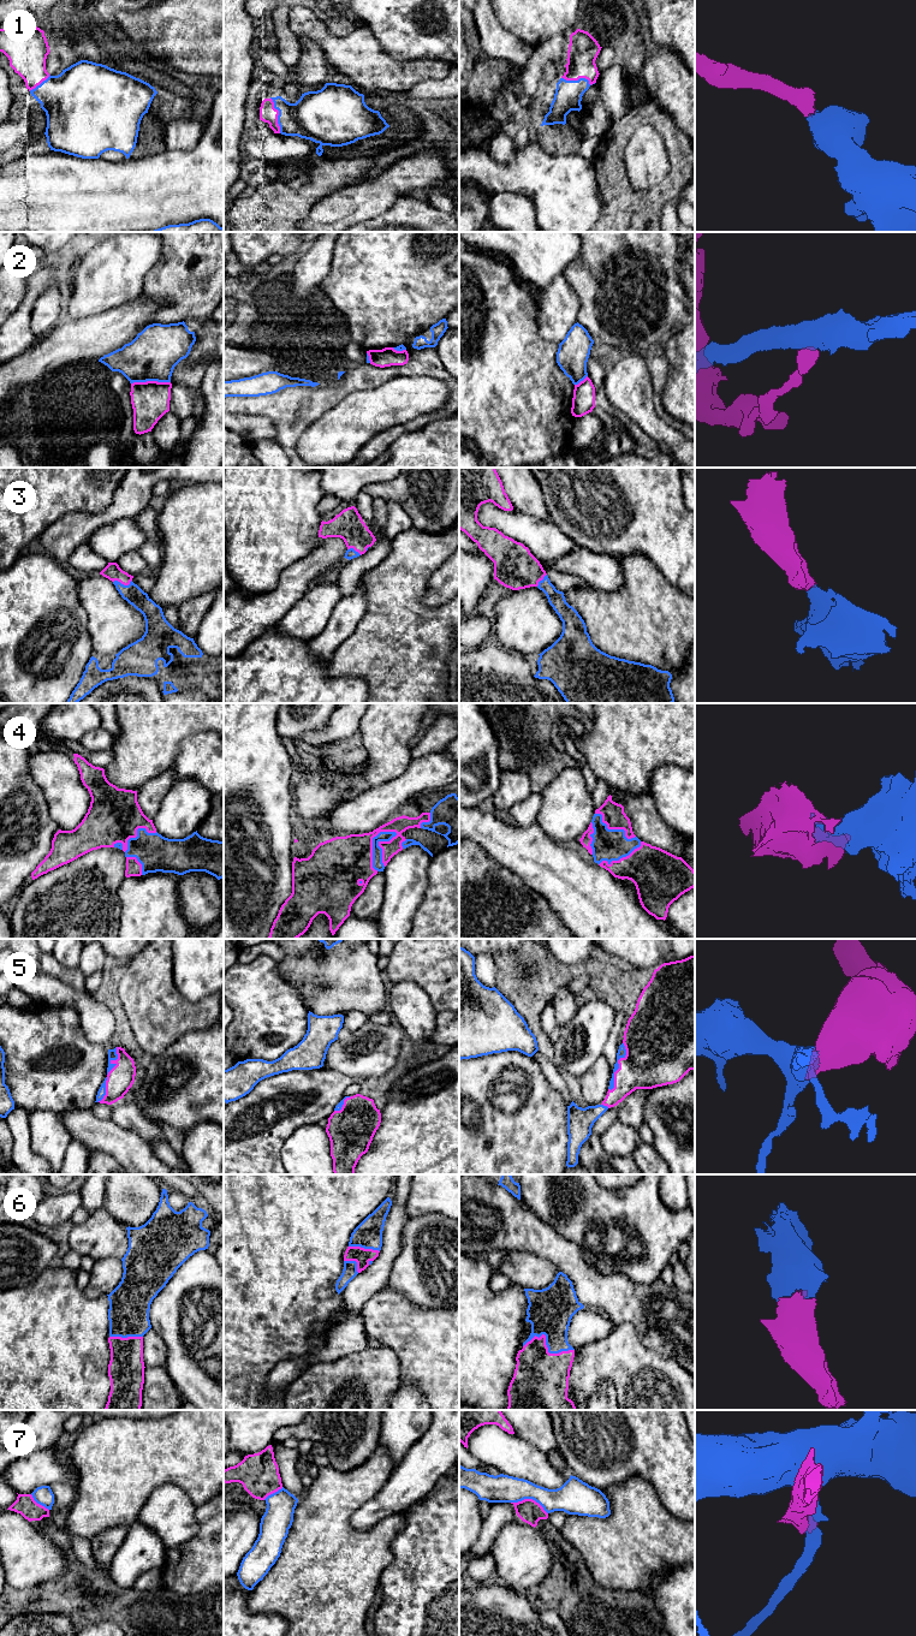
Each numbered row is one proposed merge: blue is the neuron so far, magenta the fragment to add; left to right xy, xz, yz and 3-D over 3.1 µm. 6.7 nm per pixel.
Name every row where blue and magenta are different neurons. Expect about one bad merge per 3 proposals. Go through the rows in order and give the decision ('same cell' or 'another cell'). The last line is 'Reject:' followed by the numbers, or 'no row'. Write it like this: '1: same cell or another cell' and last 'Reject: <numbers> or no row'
1: same cell
2: another cell
3: same cell
4: same cell
5: same cell
6: same cell
7: another cell
Reject: 2, 7

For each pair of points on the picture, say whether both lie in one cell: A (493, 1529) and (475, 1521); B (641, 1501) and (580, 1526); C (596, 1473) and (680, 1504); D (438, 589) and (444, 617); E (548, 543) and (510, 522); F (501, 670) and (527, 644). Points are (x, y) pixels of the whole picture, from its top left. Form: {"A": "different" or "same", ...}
{"A": "different", "B": "same", "C": "same", "D": "different", "E": "same", "F": "different"}

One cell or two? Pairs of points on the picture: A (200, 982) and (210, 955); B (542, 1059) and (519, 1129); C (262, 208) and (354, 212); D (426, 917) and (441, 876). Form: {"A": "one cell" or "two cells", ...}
{"A": "one cell", "B": "two cells", "C": "two cells", "D": "one cell"}

